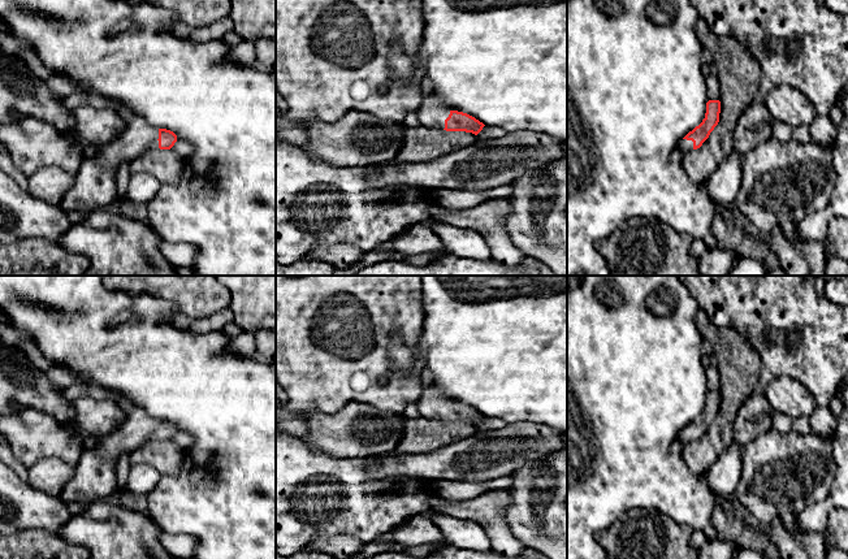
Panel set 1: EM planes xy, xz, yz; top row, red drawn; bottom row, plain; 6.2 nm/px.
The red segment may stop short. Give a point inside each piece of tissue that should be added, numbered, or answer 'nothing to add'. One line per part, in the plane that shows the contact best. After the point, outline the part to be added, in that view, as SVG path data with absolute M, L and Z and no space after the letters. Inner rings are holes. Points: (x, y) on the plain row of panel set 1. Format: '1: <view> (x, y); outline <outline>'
1: xy (95, 479); outline M140 407L126 410L124 424L103 437L96 447L82 452L73 478L61 490L66 503L88 504L105 500L117 490L117 464L124 454L131 455L139 446L159 439L159 419Z

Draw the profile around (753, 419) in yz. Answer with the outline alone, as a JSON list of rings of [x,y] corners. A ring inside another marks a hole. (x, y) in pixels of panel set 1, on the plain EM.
[[[752,393],[740,406],[734,420],[734,442],[747,445],[773,429],[774,410],[765,395]]]

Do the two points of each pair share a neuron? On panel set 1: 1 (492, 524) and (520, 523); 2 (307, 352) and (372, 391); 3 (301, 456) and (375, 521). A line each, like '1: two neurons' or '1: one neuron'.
1: two neurons
2: one neuron
3: one neuron

